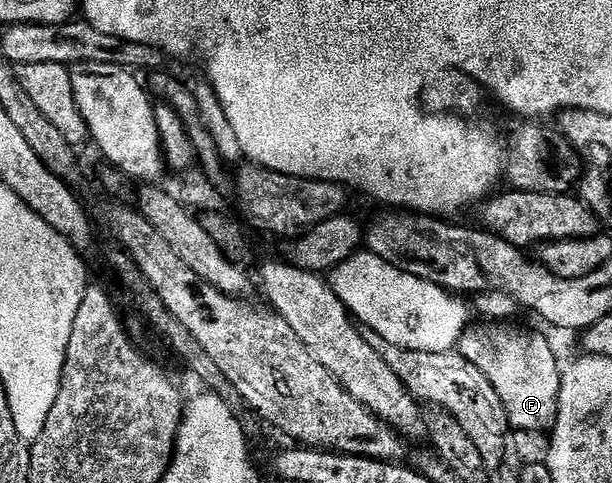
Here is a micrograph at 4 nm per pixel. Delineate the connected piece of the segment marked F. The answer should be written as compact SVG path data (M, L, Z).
M478 320L478 323L467 325L460 336L456 350L468 360L468 364L476 364L484 376L488 376L488 384L496 388L496 396L500 396L500 404L504 404L504 412L508 412L511 427L517 430L549 431L558 419L558 401L560 400L560 384L562 370L558 366L558 354L542 335L541 329L525 330L522 326L510 326L506 320Z

